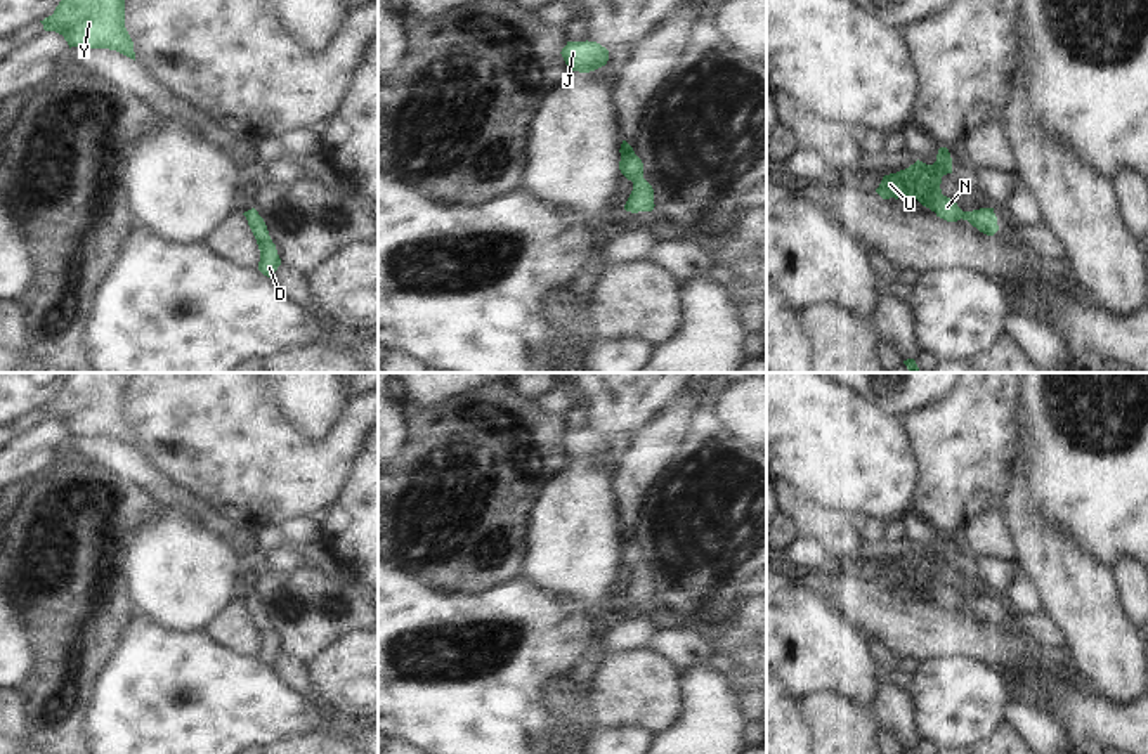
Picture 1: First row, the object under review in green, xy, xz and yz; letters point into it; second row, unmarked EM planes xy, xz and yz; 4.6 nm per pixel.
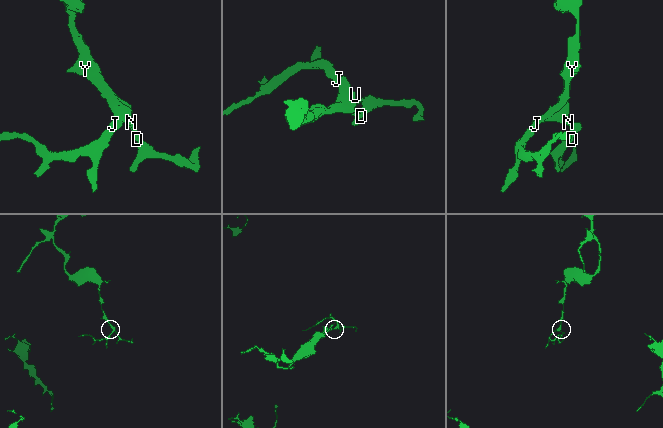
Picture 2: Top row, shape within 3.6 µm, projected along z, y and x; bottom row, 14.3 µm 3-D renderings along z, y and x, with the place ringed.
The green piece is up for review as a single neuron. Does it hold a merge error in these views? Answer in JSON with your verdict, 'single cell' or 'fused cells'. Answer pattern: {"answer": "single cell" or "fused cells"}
{"answer": "single cell"}

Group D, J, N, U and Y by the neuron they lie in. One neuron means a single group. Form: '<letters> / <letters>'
D J N U Y

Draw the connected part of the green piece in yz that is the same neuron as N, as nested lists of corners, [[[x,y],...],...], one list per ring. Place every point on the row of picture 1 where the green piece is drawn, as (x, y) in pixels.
[[[940,147],[933,165],[917,159],[905,170],[884,175],[876,192],[883,199],[912,196],[947,222],[962,218],[980,232],[994,236],[999,231],[994,208],[962,211],[956,201],[942,194],[940,184],[947,173],[952,173],[952,158],[947,147]]]

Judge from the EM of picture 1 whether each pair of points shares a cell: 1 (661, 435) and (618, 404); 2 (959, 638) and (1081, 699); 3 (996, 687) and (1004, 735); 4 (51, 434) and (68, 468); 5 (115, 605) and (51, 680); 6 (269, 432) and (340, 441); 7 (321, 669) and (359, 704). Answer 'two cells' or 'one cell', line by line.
1: two cells
2: two cells
3: two cells
4: two cells
5: one cell
6: one cell
7: one cell

